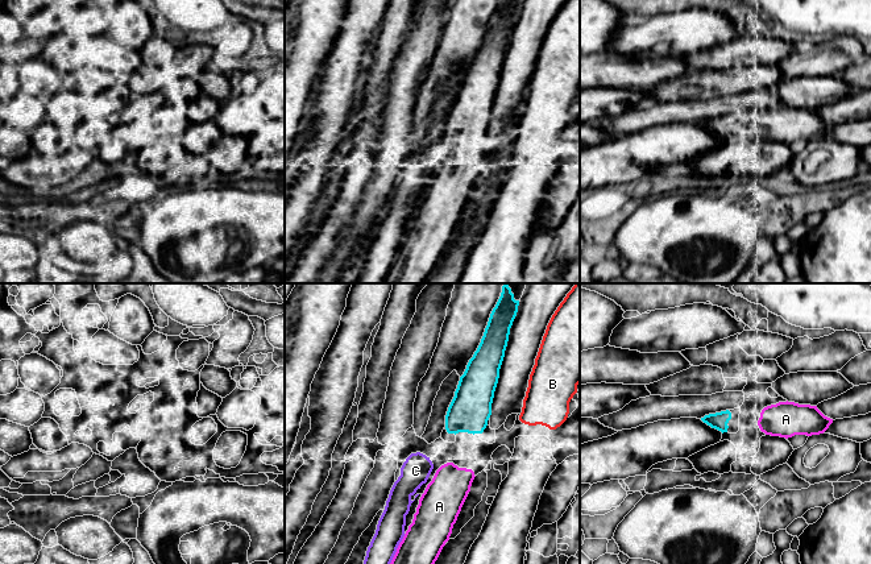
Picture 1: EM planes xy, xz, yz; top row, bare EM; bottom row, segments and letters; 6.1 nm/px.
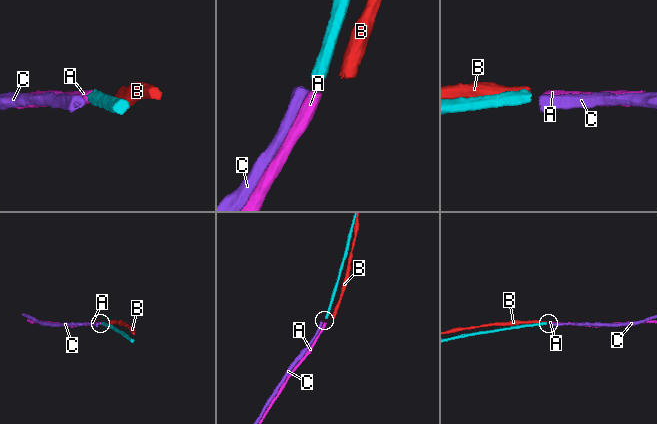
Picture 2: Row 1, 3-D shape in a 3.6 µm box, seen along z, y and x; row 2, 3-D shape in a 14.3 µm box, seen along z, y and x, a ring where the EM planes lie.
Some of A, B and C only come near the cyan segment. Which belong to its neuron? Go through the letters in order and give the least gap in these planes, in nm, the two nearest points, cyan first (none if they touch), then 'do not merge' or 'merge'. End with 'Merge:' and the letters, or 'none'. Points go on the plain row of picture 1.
A: 170 nm | yz (730, 123), (758, 125) | merge
B: 180 nm | xz (490, 119), (519, 120) | do not merge
C: 190 nm | xz (448, 137), (428, 162) | do not merge
Merge: A

